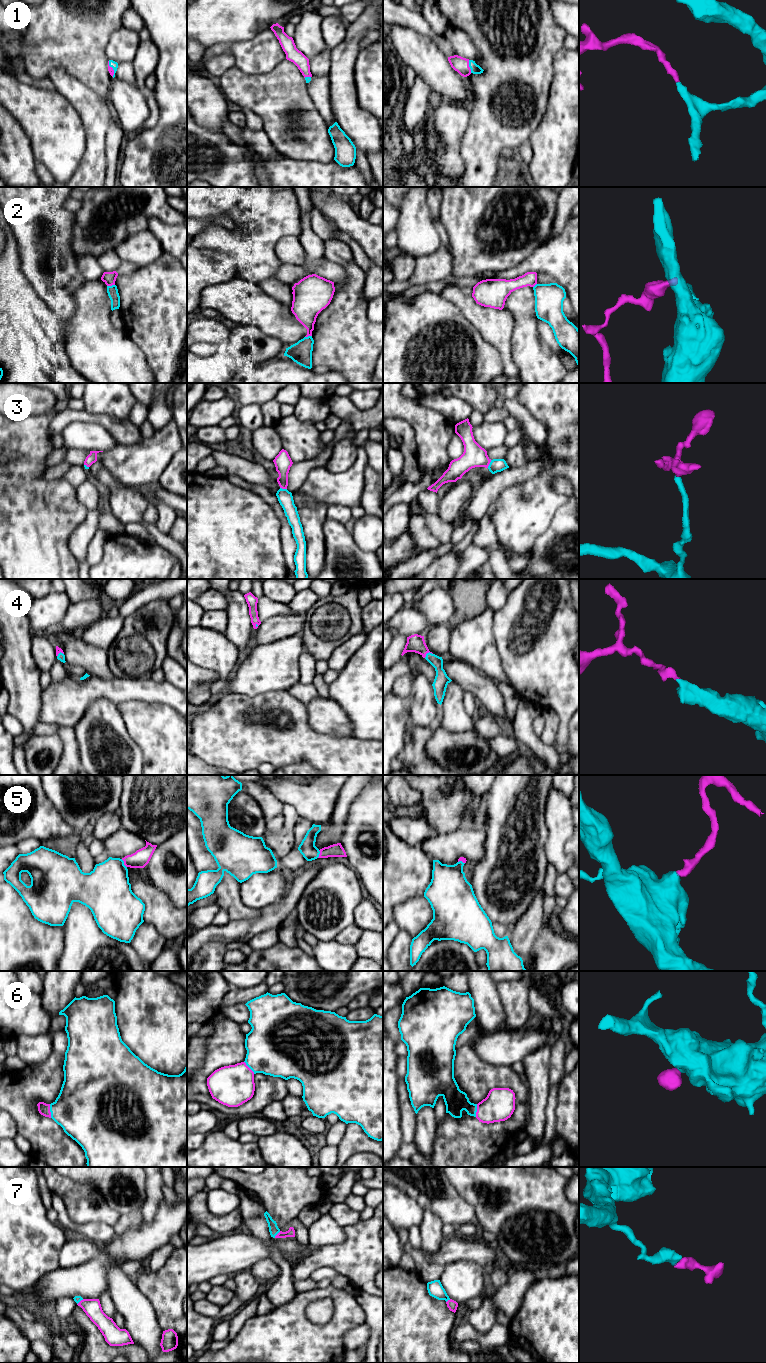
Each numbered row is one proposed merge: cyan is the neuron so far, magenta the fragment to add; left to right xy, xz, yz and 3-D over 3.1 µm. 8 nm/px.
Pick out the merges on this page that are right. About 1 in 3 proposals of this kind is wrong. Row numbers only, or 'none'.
1, 3, 4, 5, 6, 7

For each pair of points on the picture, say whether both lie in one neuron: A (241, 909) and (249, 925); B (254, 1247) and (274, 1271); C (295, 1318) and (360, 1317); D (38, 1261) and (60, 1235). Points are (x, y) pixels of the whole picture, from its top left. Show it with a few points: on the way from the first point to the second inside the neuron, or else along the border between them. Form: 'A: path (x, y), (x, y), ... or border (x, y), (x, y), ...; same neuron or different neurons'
A: border (260, 910), (257, 916), (230, 920); different neurons
B: border (270, 1258), (259, 1260), (252, 1269); different neurons
C: path (311, 1330), (333, 1330), (344, 1319); same neuron
D: path (40, 1255), (54, 1241); same neuron

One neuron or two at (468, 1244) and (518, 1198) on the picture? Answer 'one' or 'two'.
two

